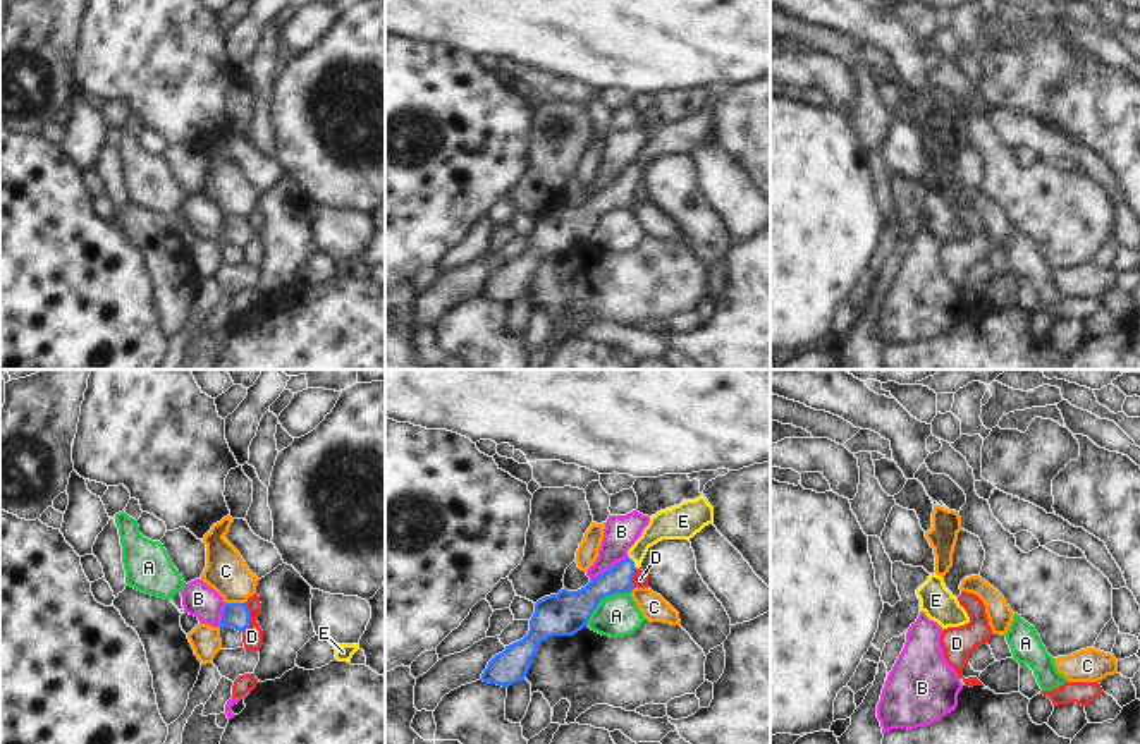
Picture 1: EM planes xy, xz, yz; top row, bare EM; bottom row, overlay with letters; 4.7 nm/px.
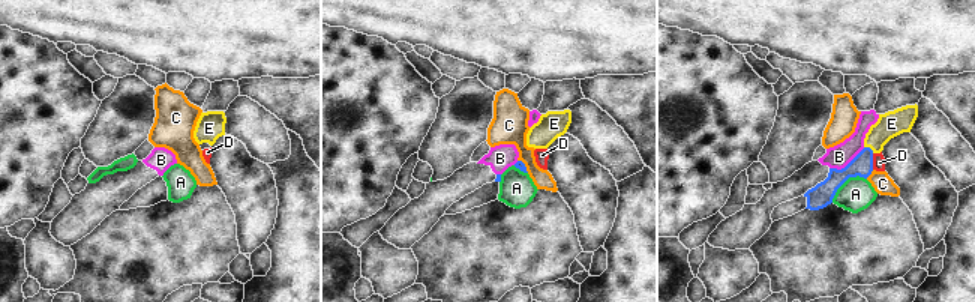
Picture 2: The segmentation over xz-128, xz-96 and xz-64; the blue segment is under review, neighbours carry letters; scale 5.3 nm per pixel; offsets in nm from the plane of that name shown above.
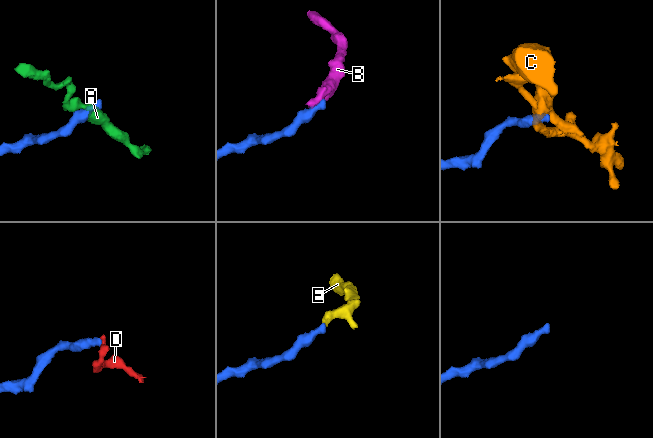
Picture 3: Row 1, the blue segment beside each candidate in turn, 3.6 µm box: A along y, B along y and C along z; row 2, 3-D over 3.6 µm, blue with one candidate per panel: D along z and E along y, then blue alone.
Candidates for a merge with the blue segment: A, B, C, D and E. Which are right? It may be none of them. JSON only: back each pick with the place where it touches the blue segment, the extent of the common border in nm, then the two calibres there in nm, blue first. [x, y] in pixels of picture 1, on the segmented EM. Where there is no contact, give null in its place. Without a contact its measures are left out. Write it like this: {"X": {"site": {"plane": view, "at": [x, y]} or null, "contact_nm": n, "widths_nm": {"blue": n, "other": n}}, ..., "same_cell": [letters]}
{"E": {"site": {"plane": "xz", "at": [633, 562]}, "contact_nm": 80, "widths_nm": {"blue": 130, "other": 140}}, "same_cell": ["E"]}

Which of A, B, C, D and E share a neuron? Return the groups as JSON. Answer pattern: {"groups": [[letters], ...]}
{"groups": [["A"], ["B"], ["C"], ["D"], ["E"]]}

